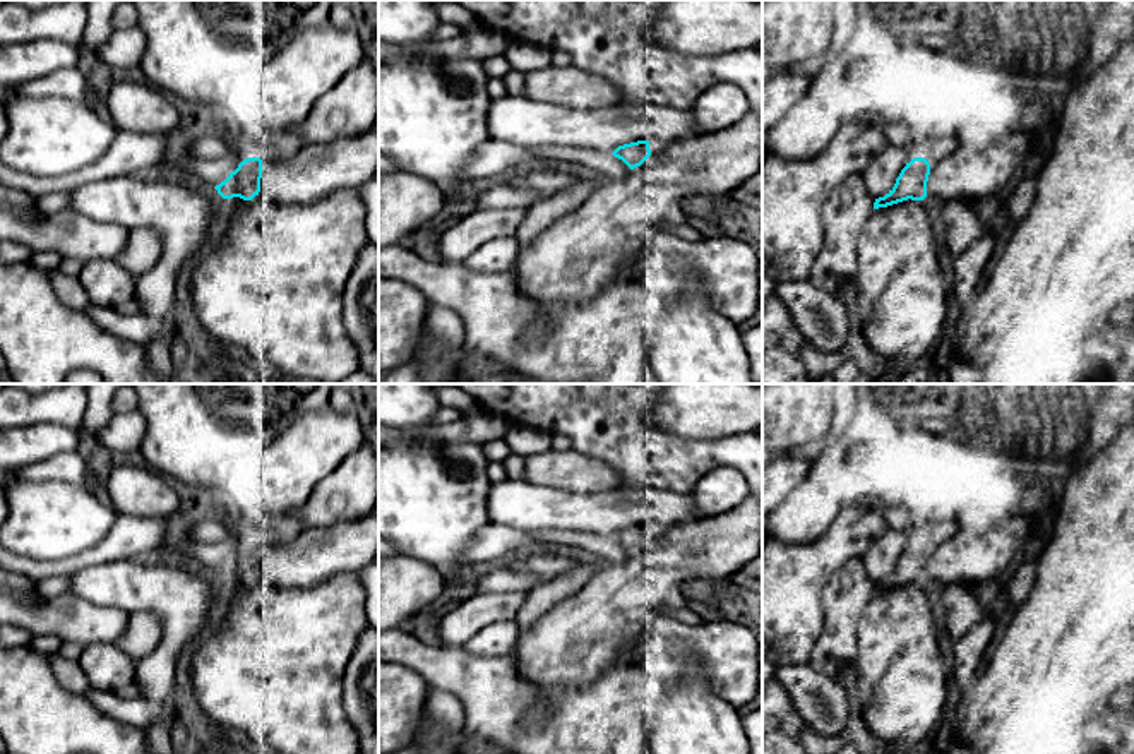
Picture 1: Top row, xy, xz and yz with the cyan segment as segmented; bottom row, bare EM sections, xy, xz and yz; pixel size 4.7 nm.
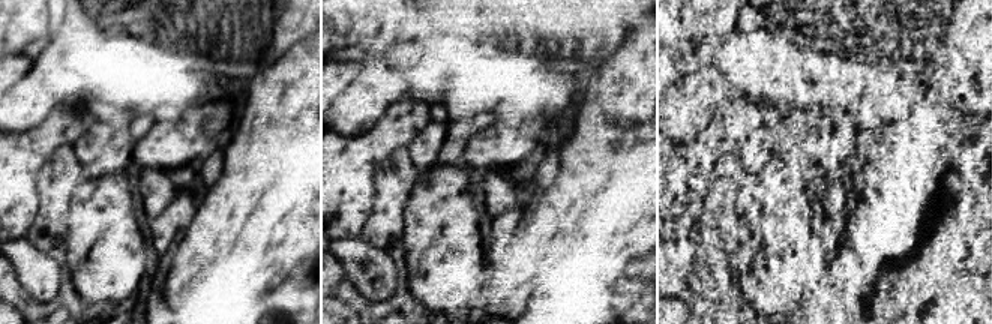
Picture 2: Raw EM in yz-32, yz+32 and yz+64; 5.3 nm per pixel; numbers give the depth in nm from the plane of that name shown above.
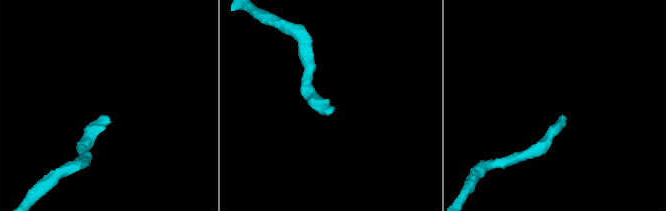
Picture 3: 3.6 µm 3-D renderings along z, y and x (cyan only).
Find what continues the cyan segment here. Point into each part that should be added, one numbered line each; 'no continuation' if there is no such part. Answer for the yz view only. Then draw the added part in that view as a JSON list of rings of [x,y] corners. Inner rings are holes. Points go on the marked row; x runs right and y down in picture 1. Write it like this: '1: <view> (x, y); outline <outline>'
no continuation

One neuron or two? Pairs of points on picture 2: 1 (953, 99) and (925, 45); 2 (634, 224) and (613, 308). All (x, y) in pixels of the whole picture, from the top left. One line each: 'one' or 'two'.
1: two
2: two

